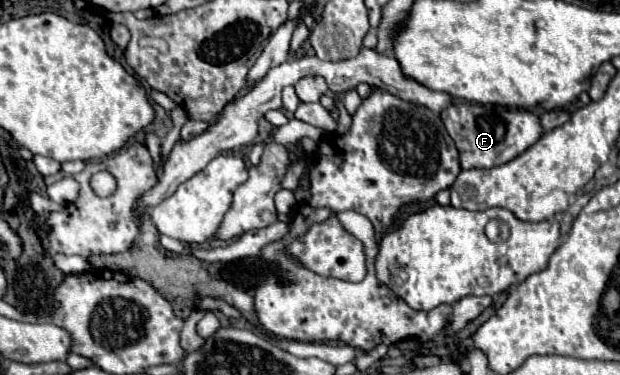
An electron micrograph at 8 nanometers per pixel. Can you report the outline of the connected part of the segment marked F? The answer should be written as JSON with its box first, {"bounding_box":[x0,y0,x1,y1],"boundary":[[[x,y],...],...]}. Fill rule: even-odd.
{"bounding_box":[441,102,545,168],"boundary":[[[459,102],[451,104],[441,112],[443,124],[447,124],[447,132],[453,138],[461,168],[493,168],[511,162],[521,152],[525,152],[533,142],[537,142],[545,130],[541,130],[541,120],[537,114],[515,108],[509,110],[505,106],[493,106],[493,104],[471,104],[471,102]]]}

